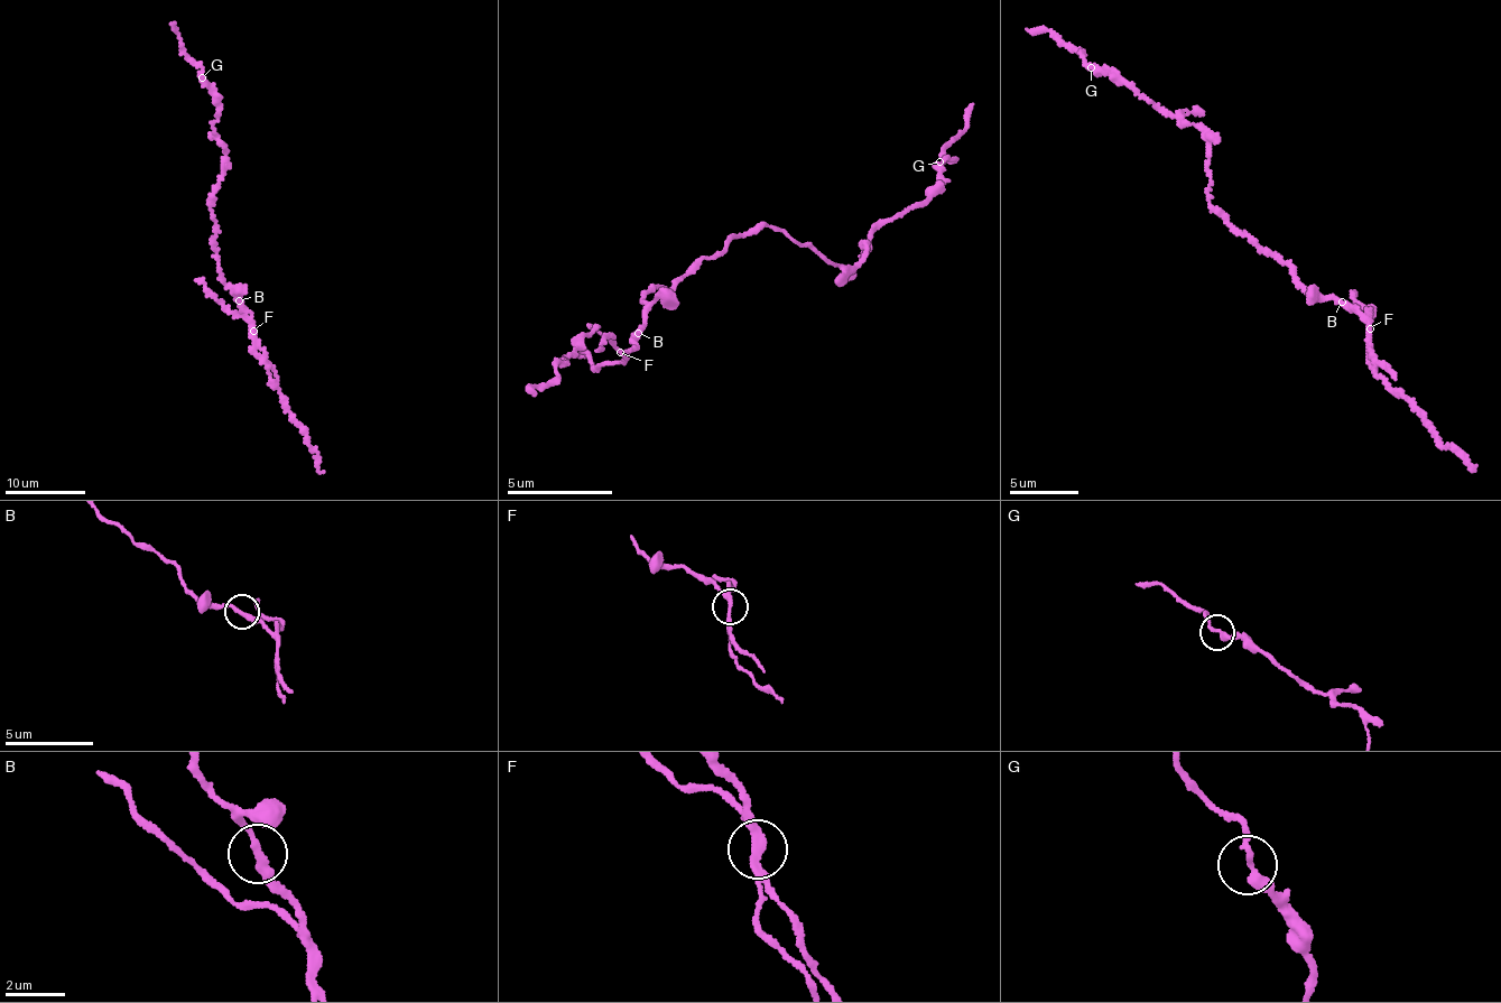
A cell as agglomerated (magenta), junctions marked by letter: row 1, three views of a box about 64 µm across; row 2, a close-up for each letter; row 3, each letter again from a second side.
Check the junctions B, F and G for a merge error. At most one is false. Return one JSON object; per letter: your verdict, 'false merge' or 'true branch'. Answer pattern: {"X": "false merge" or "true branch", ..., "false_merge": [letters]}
{"B": "true branch", "F": "false merge", "G": "true branch", "false_merge": ["F"]}

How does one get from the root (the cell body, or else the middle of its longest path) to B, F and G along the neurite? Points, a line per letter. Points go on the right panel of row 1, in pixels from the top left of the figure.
B: (1278, 260), (1290, 267), (1294, 281), (1308, 293), (1324, 297), (1333, 295), (1342, 302)
F: (1278, 260), (1290, 267), (1294, 281), (1308, 293), (1324, 297), (1333, 295), (1362, 317), (1370, 328)
G: (1278, 260), (1208, 204), (1207, 135), (1193, 123), (1187, 124), (1154, 107), (1115, 76), (1091, 67)

